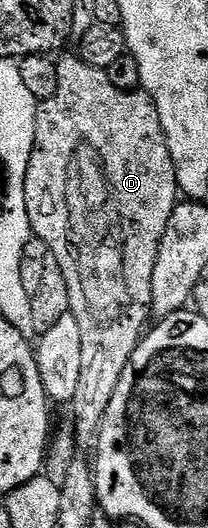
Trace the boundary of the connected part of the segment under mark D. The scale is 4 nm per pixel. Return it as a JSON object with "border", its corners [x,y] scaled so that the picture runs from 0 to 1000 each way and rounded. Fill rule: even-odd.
{"border":[[[389,104],[274,108],[284,153],[269,178],[250,186],[197,191],[178,199],[159,231],[173,242],[173,269],[154,307],[135,314],[125,331],[125,388],[135,390],[135,413],[144,415],[149,441],[178,453],[231,458],[250,481],[288,496],[288,513],[308,519],[308,534],[327,534],[327,564],[337,566],[332,597],[385,610],[385,725],[365,739],[365,754],[346,754],[327,767],[332,778],[356,778],[346,801],[370,826],[370,839],[447,843],[471,831],[471,816],[490,811],[490,794],[510,788],[519,769],[538,761],[538,746],[558,746],[558,731],[577,731],[577,708],[615,693],[654,655],[683,646],[707,627],[702,604],[726,604],[731,593],[731,515],[750,506],[755,483],[769,481],[774,453],[788,451],[788,436],[803,434],[808,417],[865,381],[856,347],[846,345],[846,314],[827,307],[827,292],[808,284],[808,261],[788,254],[788,239],[769,235],[769,216],[750,208],[750,193],[692,172],[577,170],[519,148],[510,131],[466,129],[413,119]]]}

